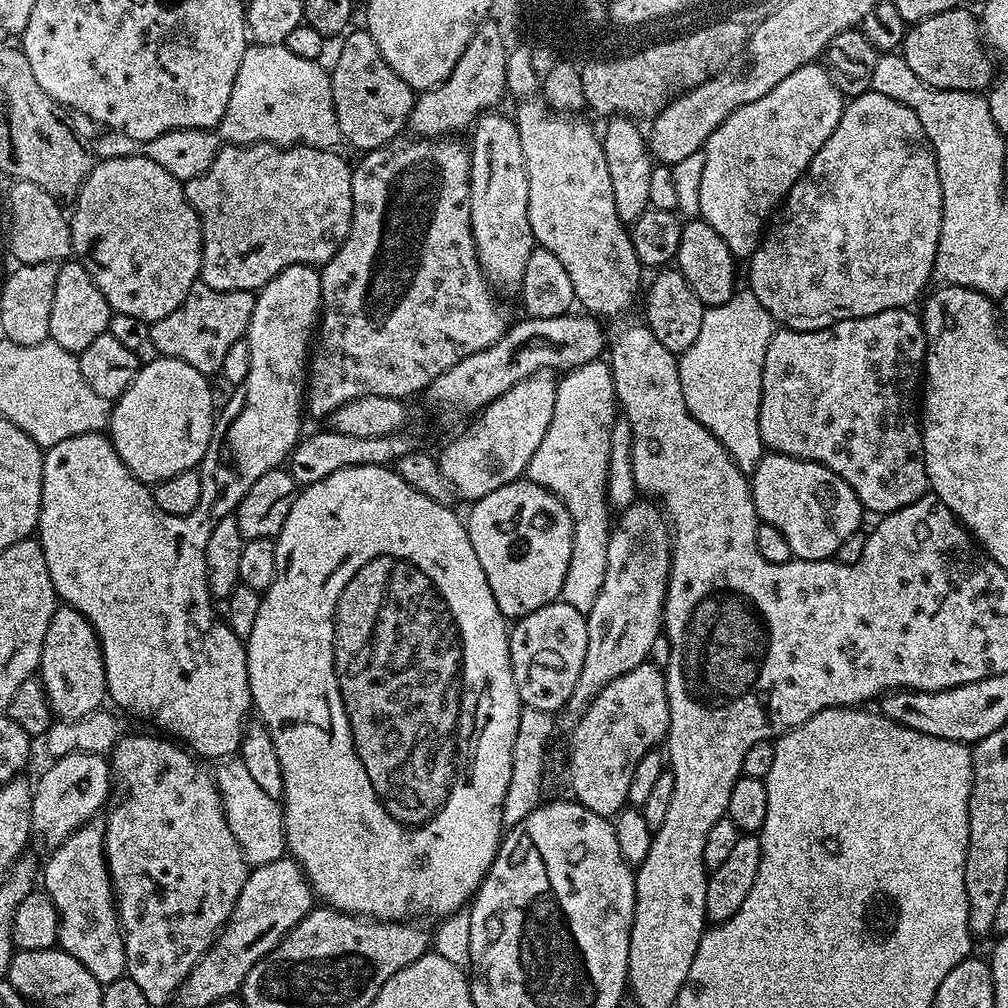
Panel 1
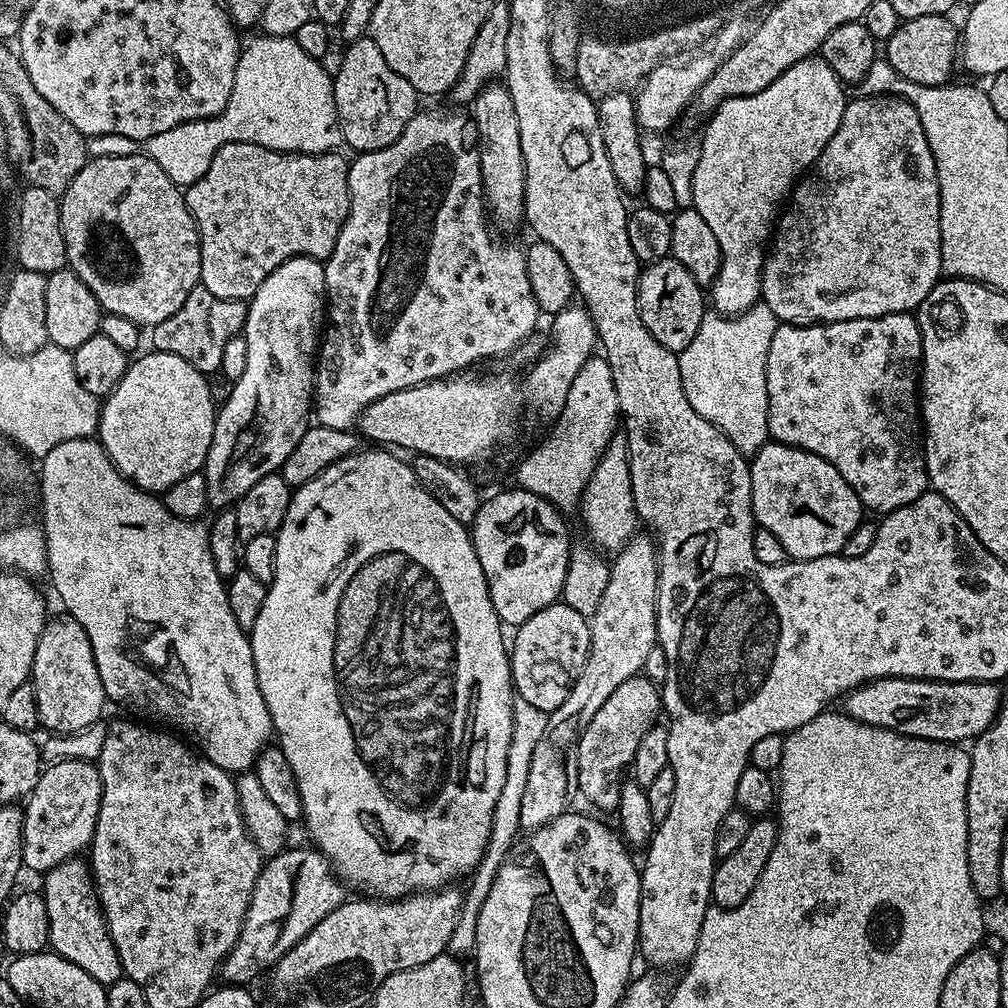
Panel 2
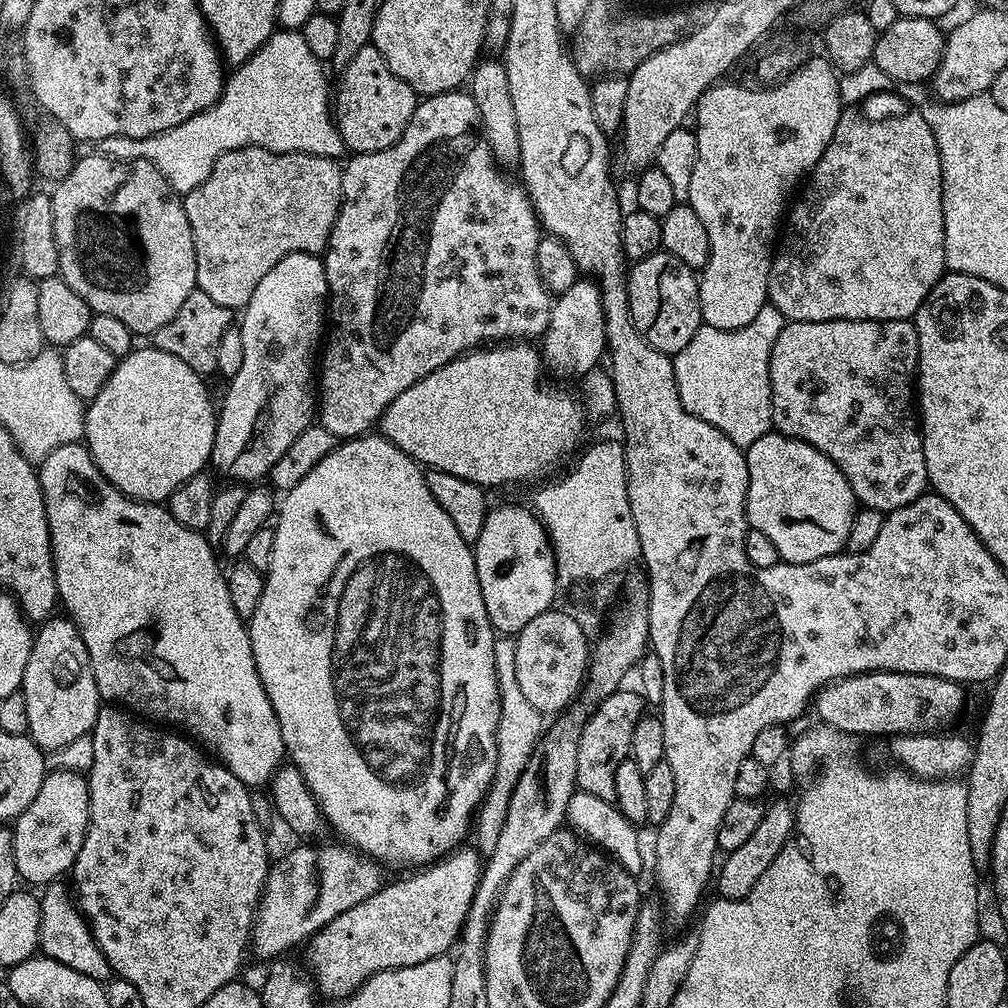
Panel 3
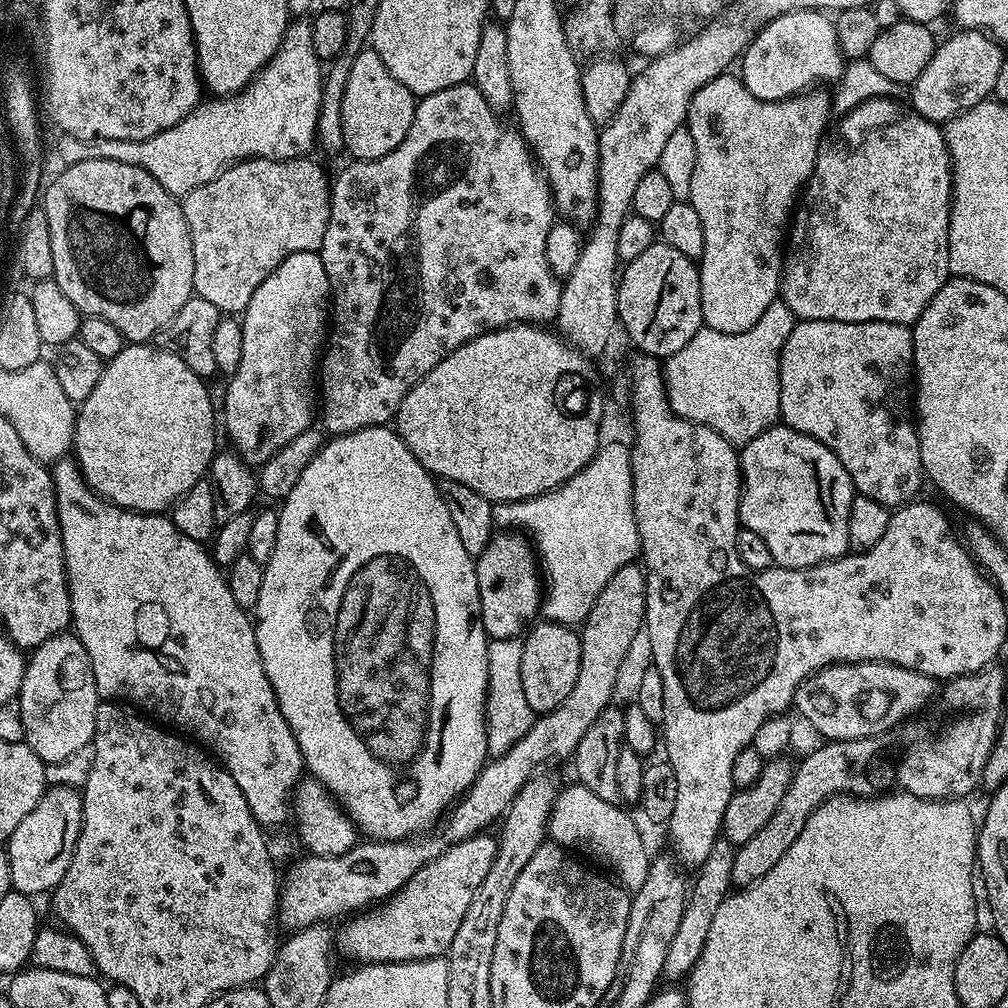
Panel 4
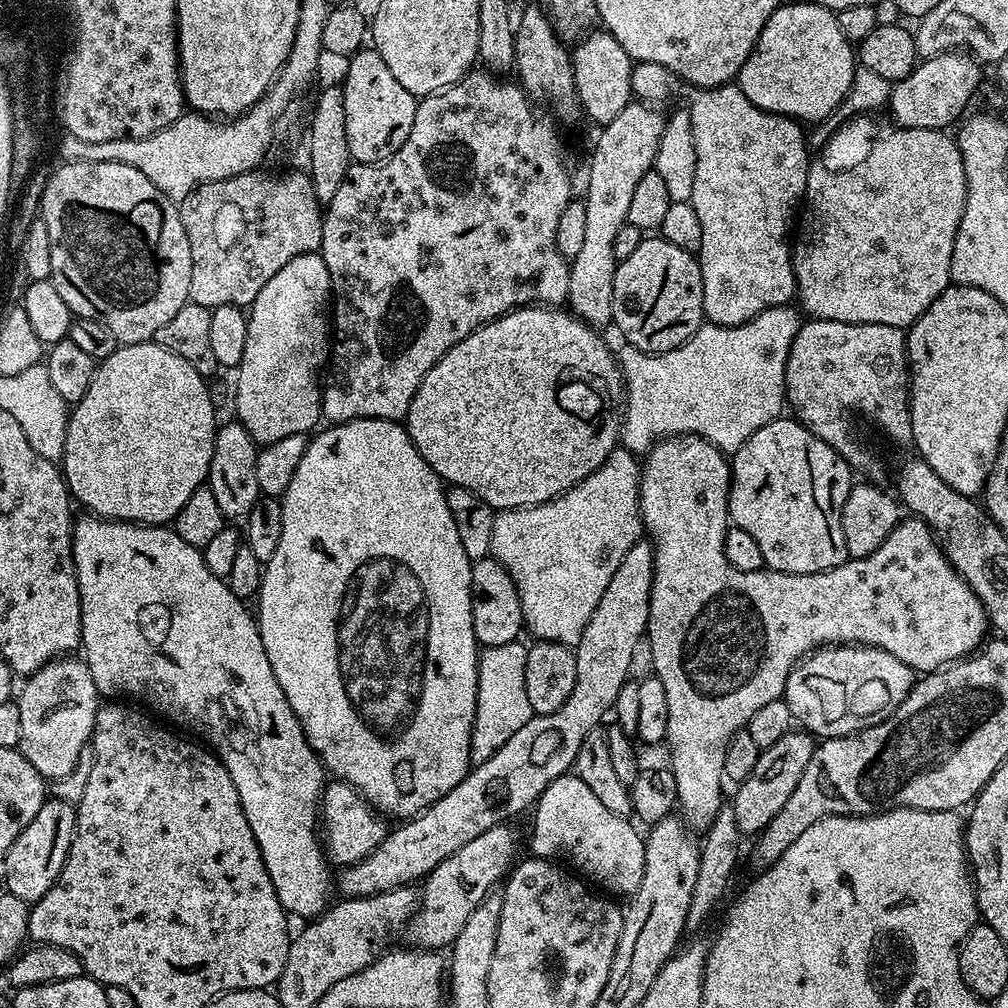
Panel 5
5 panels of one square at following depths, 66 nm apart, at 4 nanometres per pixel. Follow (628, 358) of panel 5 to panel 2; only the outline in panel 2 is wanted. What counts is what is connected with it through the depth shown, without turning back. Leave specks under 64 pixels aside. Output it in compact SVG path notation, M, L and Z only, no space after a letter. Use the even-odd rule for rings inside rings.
M762 302L750 306L741 316L705 314L690 346L678 353L682 390L686 390L690 406L745 454L755 454L770 440L766 419L766 354L777 323L774 310Z

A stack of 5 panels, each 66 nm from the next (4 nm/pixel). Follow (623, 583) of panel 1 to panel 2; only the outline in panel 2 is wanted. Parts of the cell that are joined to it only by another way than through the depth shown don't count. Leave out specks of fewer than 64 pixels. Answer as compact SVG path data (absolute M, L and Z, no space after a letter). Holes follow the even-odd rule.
M635 534L631 536L626 543L611 557L610 560L610 578L606 582L606 590L602 594L602 602L598 602L598 610L594 610L594 614L590 618L588 629L590 630L590 650L588 651L588 661L582 670L582 674L578 674L578 678L574 682L574 686L570 690L570 694L566 698L566 702L562 702L562 706L555 708L553 712L548 713L548 721L546 722L546 731L540 735L538 743L534 746L534 755L530 758L530 775L526 778L526 790L522 793L522 810L520 811L520 828L531 830L540 828L544 824L549 824L554 818L558 818L563 812L569 811L570 804L568 799L571 798L572 792L577 791L576 783L578 782L578 742L582 738L582 734L586 730L586 726L590 726L590 722L594 718L594 714L598 714L598 709L606 703L606 698L610 698L610 694L614 694L614 690L618 690L618 686L622 686L622 682L626 682L630 678L641 675L644 671L644 663L646 662L646 654L650 648L657 645L656 643L656 599L658 598L658 562L660 561L658 549L655 539L651 535L642 536Z

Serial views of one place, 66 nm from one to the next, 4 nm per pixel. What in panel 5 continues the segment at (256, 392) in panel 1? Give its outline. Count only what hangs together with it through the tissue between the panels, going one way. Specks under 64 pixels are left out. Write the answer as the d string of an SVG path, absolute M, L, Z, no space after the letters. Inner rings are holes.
M307 252L292 258L286 262L281 270L274 274L262 290L258 292L258 297L249 307L247 313L247 330L245 353L243 354L240 367L235 369L236 376L236 416L235 419L252 435L257 445L273 444L278 442L278 438L286 438L290 434L308 434L317 427L316 423L321 423L322 413L320 411L320 397L322 395L322 369L330 356L330 297L332 294L332 283L330 282L330 270L326 270L326 262L320 257L319 252Z

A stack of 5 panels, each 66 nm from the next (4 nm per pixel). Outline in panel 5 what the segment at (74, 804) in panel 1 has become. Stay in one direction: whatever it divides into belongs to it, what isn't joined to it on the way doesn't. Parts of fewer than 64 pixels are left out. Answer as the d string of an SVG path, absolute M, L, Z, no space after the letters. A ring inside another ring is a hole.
M55 798L45 799L42 810L30 818L26 830L14 838L14 846L2 857L4 864L4 885L3 887L14 898L22 898L29 902L35 902L56 885L58 874L68 857L70 842L74 838L76 829L76 810L73 805Z

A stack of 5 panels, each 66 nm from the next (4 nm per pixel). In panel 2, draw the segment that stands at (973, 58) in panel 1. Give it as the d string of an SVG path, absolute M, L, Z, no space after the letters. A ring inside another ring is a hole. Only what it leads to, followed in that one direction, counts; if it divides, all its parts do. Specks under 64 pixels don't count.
M927 16L926 18L914 18L903 21L898 30L883 45L883 55L894 66L894 70L902 78L910 82L918 82L926 86L939 88L942 84L947 84L953 79L952 67L955 69L958 64L958 28L951 24L948 16Z

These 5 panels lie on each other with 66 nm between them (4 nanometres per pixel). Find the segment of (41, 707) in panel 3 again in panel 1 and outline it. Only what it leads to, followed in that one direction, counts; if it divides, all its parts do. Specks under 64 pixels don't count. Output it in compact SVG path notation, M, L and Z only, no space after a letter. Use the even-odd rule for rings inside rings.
M60 606L54 618L50 618L50 626L46 626L46 638L42 642L38 678L43 682L52 704L53 717L61 720L82 718L97 711L103 705L100 703L105 703L108 687L100 640L88 619L78 610Z

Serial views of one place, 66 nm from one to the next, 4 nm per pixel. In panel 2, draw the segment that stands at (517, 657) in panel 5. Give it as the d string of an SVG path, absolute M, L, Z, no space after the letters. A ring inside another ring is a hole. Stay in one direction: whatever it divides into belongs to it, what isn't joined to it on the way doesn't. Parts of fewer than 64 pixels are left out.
M516 698L512 701L512 733L510 734L510 750L506 754L506 782L502 782L502 794L498 794L498 802L494 805L492 829L486 842L486 850L471 873L472 881L468 884L468 892L463 893L460 902L460 913L456 919L454 932L450 934L447 955L457 958L471 957L476 950L476 927L478 914L482 910L482 902L486 902L486 894L500 869L500 863L505 860L514 847L516 832L520 828L520 811L522 810L522 793L526 790L526 778L530 775L530 758L534 755L534 746L540 735L546 731L548 713L538 710L538 706L530 706L530 702Z

